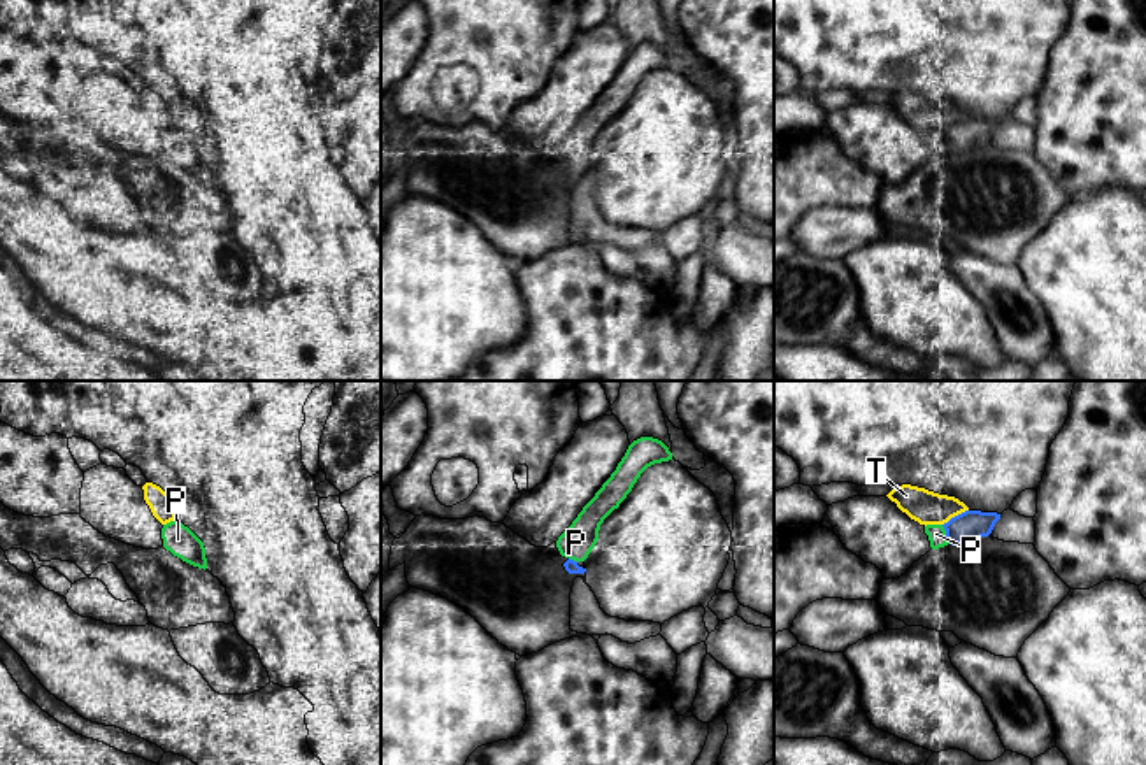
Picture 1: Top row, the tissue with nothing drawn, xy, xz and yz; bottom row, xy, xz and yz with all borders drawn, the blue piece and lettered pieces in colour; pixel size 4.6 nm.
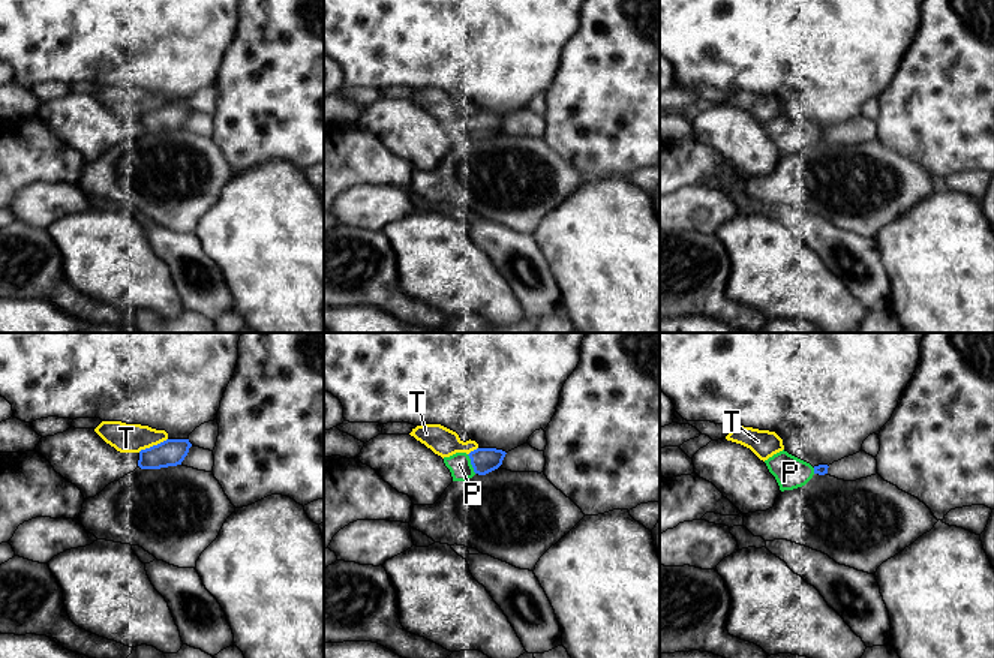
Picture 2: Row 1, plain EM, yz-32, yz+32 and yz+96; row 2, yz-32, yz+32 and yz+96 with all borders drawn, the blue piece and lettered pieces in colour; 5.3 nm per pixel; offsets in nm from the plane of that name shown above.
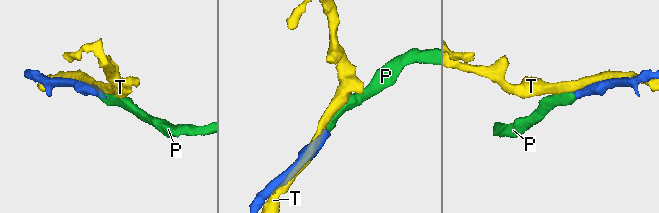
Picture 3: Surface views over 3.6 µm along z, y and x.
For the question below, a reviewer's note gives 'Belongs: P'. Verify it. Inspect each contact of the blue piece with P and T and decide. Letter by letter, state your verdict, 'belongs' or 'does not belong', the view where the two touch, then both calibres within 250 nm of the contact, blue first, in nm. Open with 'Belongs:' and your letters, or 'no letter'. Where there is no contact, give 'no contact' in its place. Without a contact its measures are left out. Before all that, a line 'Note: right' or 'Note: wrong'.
Note: right
Belongs: P
P: belongs; meets blue in yz; 140 nm thick on the blue side, 80 nm on the other
T: does not belong; meets blue in yz; 140 nm thick on the blue side, 160 nm on the other

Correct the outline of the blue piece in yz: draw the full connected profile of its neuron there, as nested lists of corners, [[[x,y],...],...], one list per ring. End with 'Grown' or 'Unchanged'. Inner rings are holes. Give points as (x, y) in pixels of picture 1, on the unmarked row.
[[[965,118],[944,132],[927,132],[925,140],[930,154],[939,156],[948,151],[965,151],[988,144],[999,126],[1000,121],[997,119]]]. Grown

